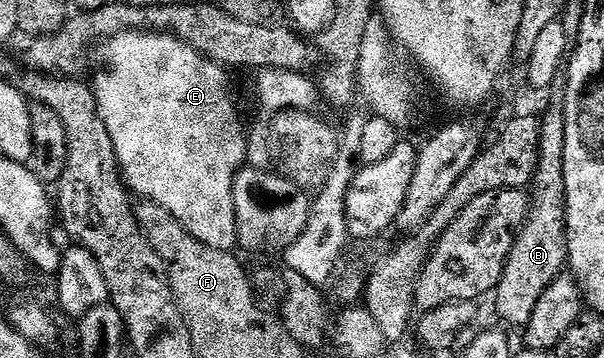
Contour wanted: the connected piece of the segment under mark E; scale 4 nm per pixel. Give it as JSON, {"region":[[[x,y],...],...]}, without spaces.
{"region":[[[144,29],[121,31],[118,35],[109,36],[108,39],[104,40],[103,45],[96,48],[96,51],[97,63],[101,68],[94,73],[93,79],[91,78],[93,96],[97,102],[99,117],[103,121],[103,125],[107,125],[107,133],[111,133],[111,141],[117,154],[117,166],[126,188],[134,196],[141,195],[137,197],[167,209],[167,213],[171,213],[171,217],[175,217],[175,221],[179,221],[183,225],[186,233],[195,237],[203,245],[220,251],[233,251],[238,244],[235,205],[232,203],[232,185],[238,171],[246,166],[249,140],[247,130],[245,131],[244,125],[241,124],[241,115],[237,112],[237,103],[233,100],[233,87],[229,84],[230,72],[219,63],[209,62],[204,55],[198,54],[193,47],[188,47],[182,39],[159,31]]]}

